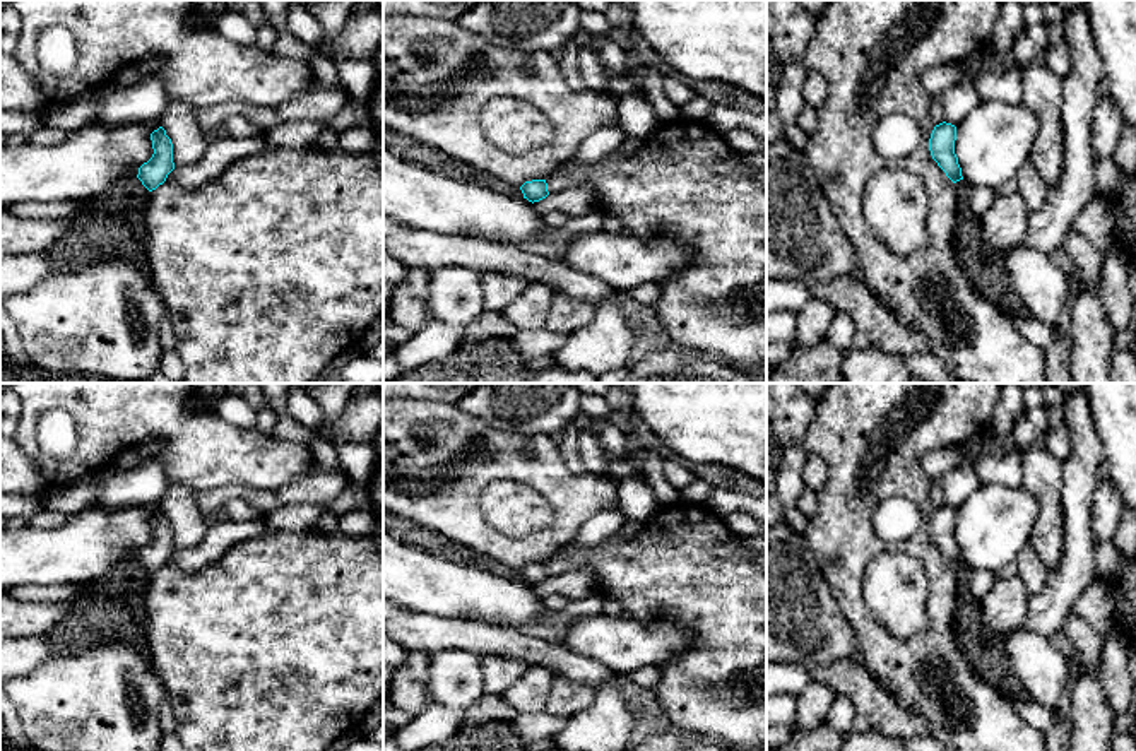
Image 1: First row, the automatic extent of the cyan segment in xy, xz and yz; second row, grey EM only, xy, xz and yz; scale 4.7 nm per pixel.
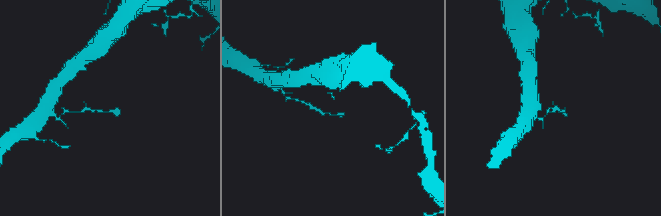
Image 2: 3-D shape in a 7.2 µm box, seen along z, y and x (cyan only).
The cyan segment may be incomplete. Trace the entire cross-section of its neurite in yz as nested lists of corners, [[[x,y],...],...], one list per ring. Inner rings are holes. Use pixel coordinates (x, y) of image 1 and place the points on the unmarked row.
[[[946,505],[936,508],[929,522],[929,534],[932,542],[953,566],[963,563],[961,551],[955,537],[955,523],[956,510]]]

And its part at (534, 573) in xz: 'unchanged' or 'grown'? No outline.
unchanged

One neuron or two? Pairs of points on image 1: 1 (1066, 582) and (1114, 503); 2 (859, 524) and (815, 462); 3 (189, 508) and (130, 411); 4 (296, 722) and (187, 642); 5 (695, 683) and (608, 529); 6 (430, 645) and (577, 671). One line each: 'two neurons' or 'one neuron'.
1: two neurons
2: two neurons
3: two neurons
4: one neuron
5: two neurons
6: one neuron

